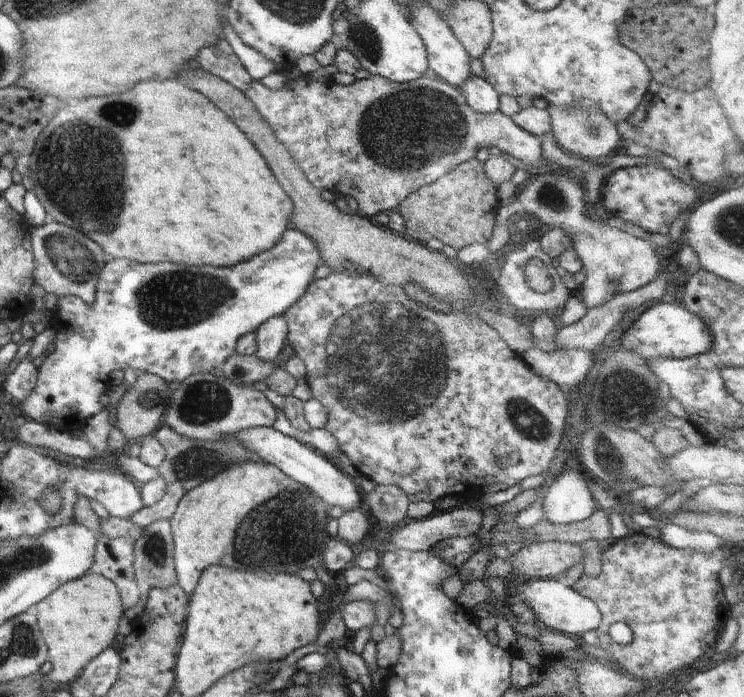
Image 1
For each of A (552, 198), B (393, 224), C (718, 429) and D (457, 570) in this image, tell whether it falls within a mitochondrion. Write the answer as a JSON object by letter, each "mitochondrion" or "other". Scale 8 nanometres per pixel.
{"A":"mitochondrion","B":"other","C":"other","D":"other"}

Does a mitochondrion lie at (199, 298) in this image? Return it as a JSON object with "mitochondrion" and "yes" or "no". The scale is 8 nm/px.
{"mitochondrion":"yes"}

